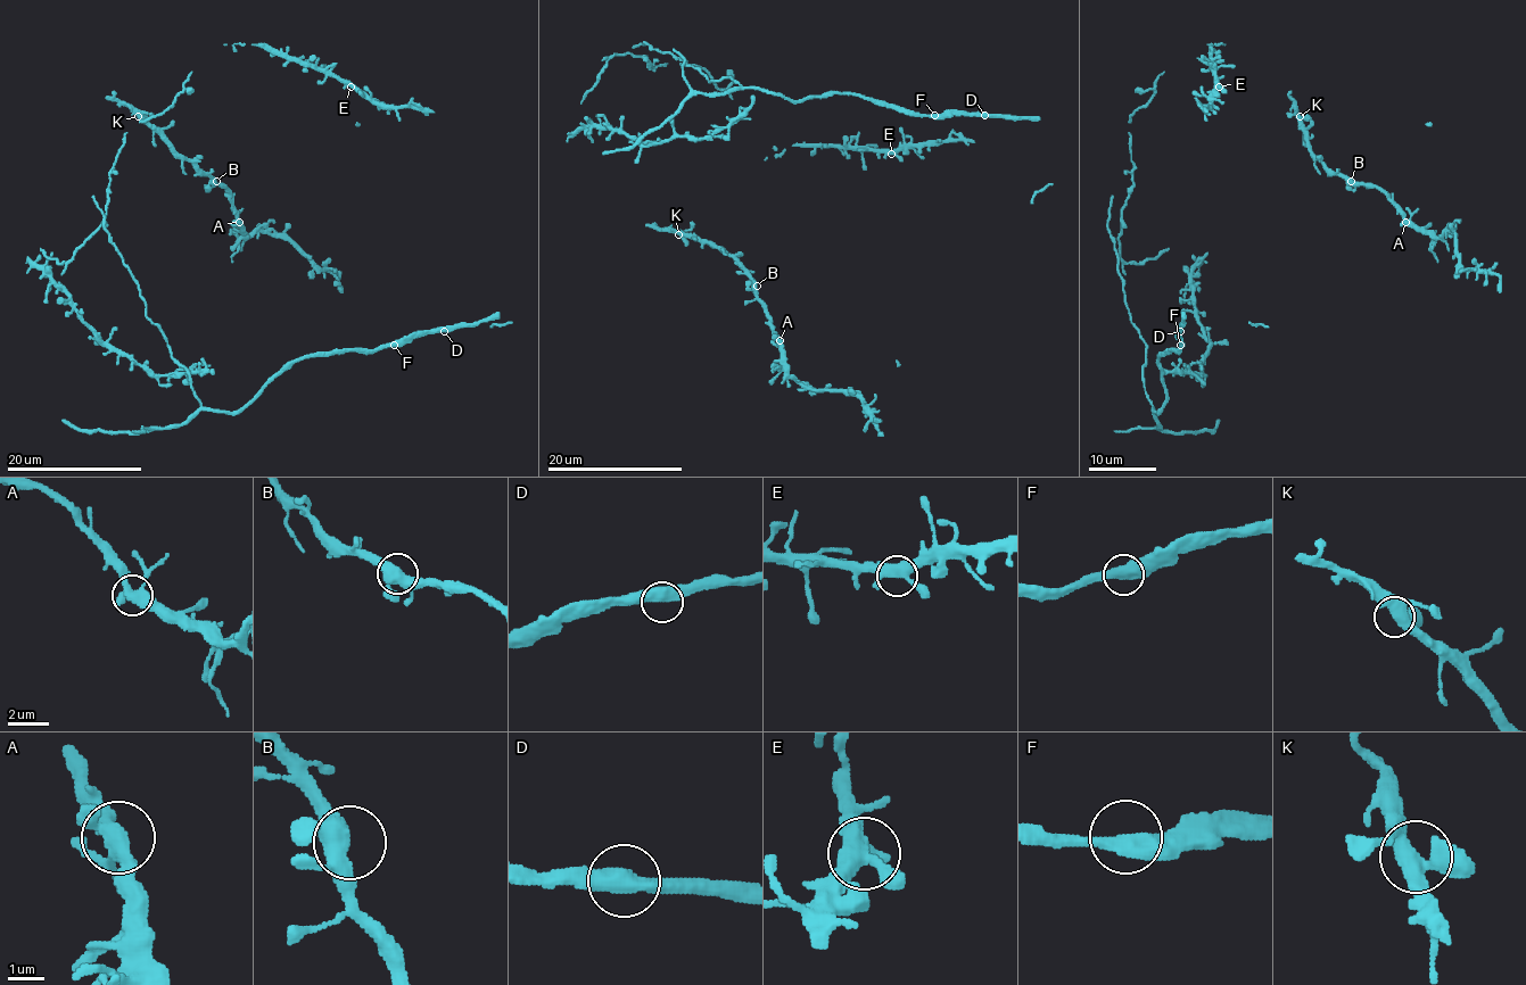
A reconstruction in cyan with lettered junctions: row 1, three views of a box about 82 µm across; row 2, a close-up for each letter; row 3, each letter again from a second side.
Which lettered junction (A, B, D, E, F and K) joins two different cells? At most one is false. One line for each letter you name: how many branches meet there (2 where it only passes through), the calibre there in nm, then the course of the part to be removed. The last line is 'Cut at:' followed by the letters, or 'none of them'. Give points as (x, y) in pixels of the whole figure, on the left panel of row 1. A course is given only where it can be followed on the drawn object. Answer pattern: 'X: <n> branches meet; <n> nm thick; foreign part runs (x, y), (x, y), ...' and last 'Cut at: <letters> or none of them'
Cut at: none of them

